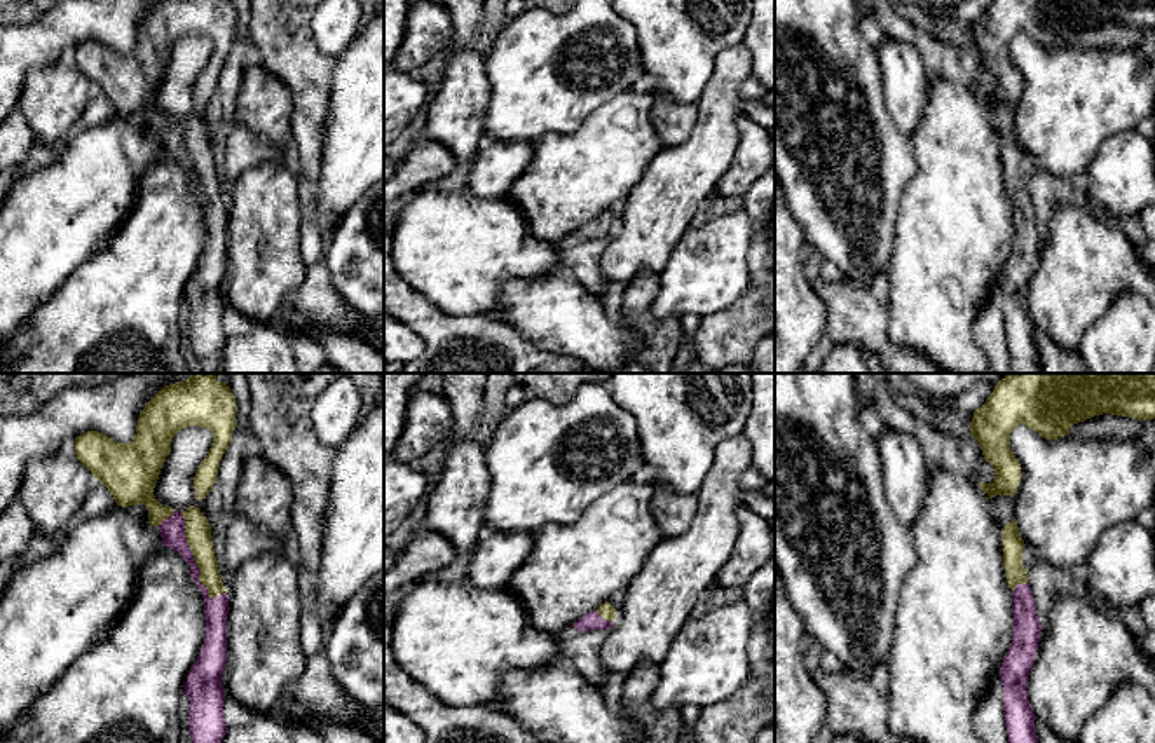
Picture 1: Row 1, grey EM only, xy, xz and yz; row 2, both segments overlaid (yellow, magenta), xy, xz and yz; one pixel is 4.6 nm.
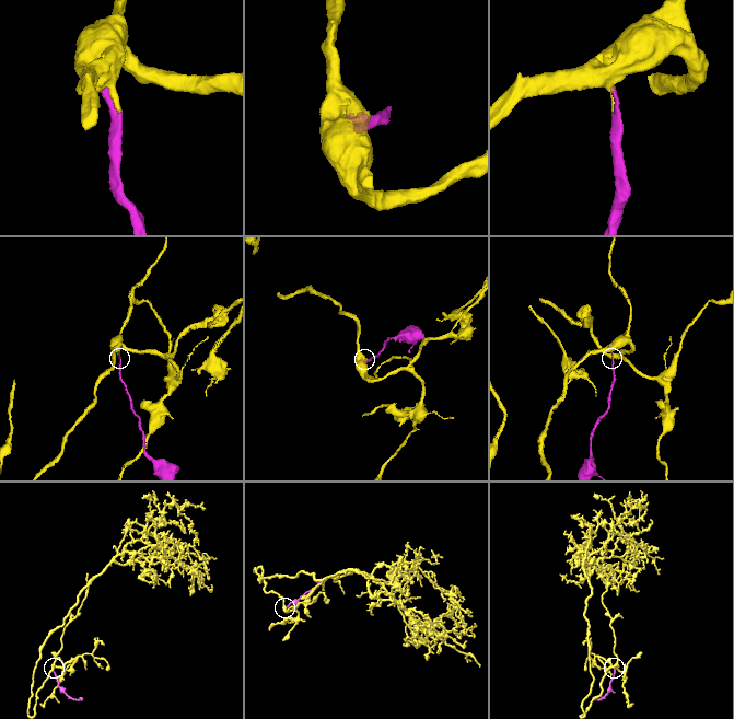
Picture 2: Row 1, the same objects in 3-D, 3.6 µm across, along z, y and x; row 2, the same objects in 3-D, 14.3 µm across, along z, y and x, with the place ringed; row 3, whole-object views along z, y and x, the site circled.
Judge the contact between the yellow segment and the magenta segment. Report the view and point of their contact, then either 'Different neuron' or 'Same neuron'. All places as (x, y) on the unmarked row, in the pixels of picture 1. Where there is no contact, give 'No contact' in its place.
Touches yellow at xy (196, 171). Same neuron

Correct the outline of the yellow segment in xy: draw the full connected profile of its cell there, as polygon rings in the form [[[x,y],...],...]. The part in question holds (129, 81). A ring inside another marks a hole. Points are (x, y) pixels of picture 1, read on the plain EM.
[[[159,0],[141,19],[129,52],[117,52],[98,40],[75,47],[75,63],[82,75],[108,98],[117,115],[147,115],[148,133],[159,138],[162,153],[178,160],[190,174],[190,187],[202,202],[206,246],[185,291],[190,309],[188,342],[202,373],[220,373],[222,349],[229,338],[223,330],[222,295],[229,206],[206,126],[195,115],[183,122],[162,115],[154,98],[176,42],[199,35],[213,42],[211,58],[194,85],[195,108],[206,108],[237,37],[236,21],[230,0]]]

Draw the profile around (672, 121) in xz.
[[[654,92],[651,122],[656,129],[661,148],[680,145],[689,136],[696,117],[696,101],[679,103],[663,92]]]

